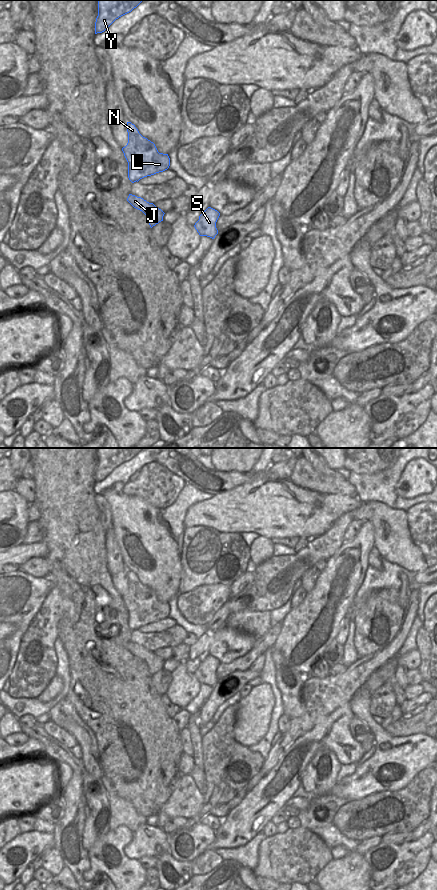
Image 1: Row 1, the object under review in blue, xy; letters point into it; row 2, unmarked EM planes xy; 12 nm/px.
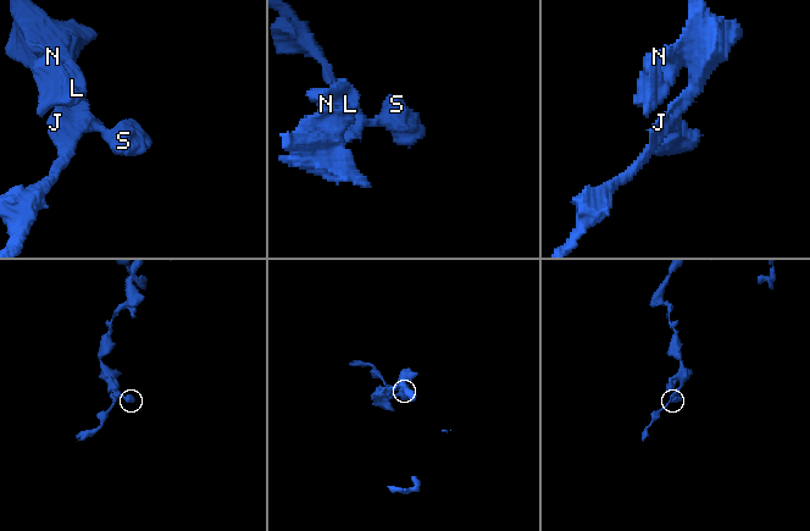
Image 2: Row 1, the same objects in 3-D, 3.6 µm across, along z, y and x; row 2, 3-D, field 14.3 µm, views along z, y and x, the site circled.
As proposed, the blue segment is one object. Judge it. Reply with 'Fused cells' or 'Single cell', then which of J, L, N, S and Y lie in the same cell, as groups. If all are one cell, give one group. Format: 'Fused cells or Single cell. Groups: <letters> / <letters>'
Single cell. Groups: J L N S Y.

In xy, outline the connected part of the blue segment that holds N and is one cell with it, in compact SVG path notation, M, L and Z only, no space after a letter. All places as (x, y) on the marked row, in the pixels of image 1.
M127 122L127 132L128 143L122 151L128 162L128 178L132 183L169 168L168 154L159 153L155 144L143 137L131 122Z

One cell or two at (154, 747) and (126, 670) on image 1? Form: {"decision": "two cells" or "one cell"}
{"decision": "one cell"}

